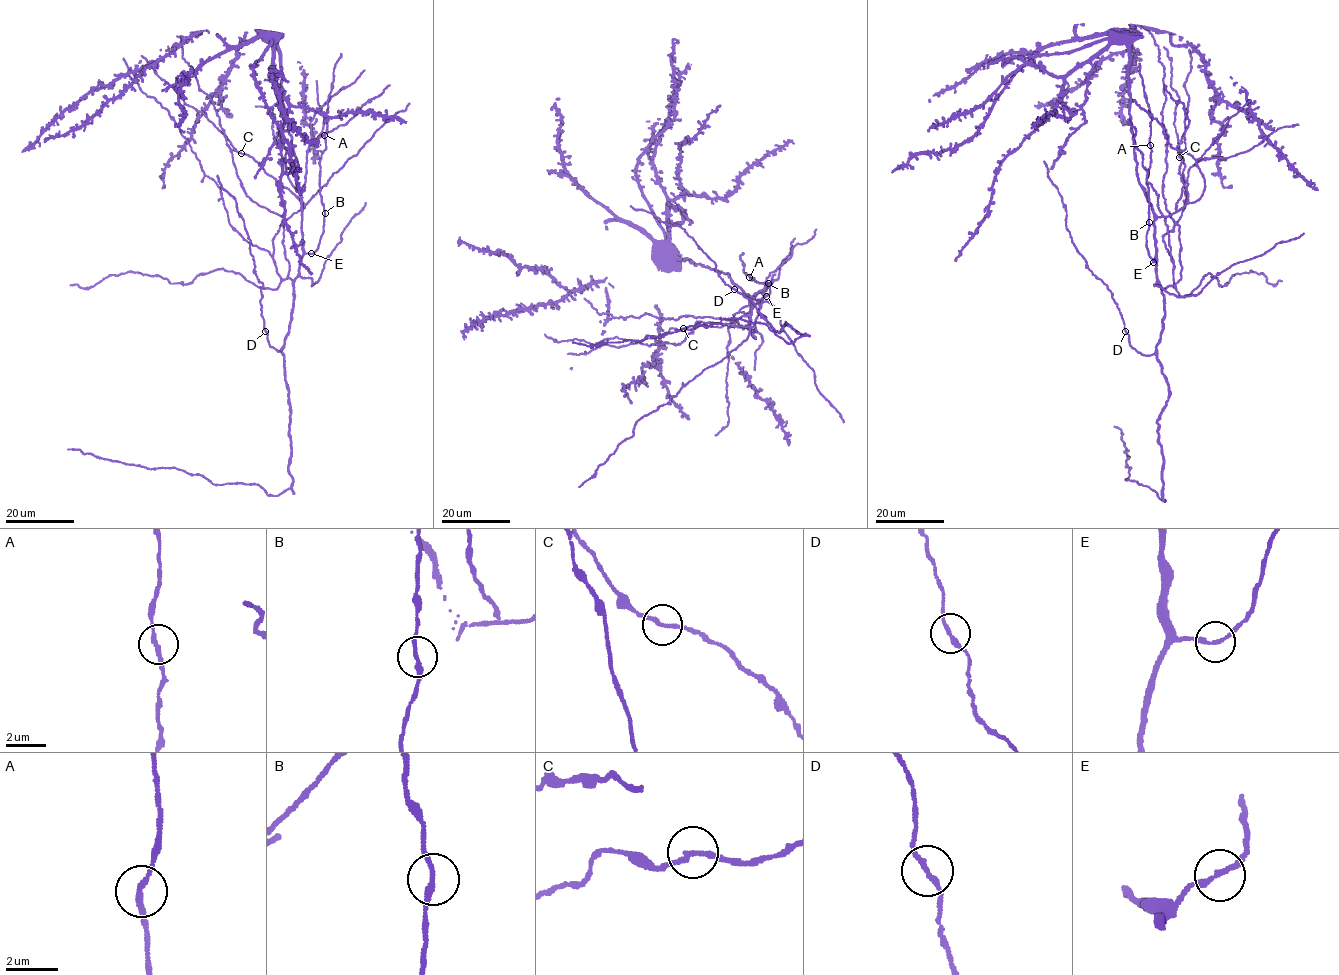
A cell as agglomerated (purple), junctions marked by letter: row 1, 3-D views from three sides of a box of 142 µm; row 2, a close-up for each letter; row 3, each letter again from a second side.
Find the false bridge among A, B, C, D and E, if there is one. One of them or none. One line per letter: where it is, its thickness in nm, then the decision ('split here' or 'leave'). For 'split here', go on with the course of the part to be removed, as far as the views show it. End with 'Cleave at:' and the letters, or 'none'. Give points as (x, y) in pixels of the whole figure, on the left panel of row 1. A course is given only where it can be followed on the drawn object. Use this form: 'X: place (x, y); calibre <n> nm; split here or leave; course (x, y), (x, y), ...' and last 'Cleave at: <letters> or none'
A: place (324, 135); calibre 200 nm; leave
B: place (325, 213); calibre 200 nm; leave
C: place (241, 153); calibre 180 nm; leave
D: place (265, 331); calibre 200 nm; leave
E: place (311, 253); calibre 190 nm; leave
Cleave at: none

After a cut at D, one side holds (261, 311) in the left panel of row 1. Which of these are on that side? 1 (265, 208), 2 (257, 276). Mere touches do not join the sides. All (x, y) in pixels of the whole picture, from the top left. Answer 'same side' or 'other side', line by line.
1: other side
2: same side

